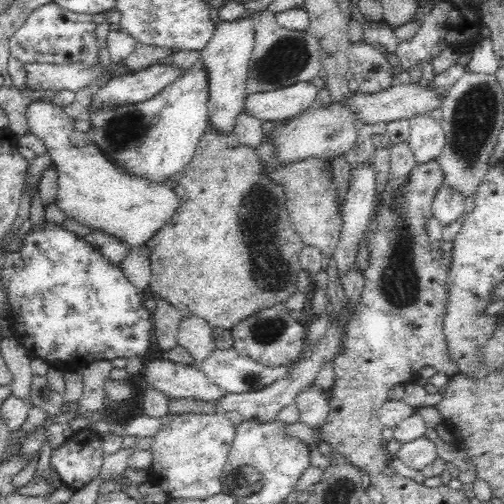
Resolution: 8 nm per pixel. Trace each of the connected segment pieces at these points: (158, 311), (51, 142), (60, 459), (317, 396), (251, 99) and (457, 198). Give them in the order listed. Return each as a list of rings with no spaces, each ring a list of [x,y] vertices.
[[[149,294],[152,297],[155,297],[155,310],[152,313],[153,317],[153,335],[156,336],[156,344],[158,344],[157,350],[161,352],[160,354],[167,353],[169,350],[172,350],[177,345],[177,331],[180,325],[180,322],[183,320],[182,314],[180,313],[180,310],[176,308],[174,305],[170,304],[164,297],[158,297],[158,296],[153,296],[153,294]]]
[[[49,99],[31,102],[25,115],[29,132],[44,142],[56,165],[59,192],[55,201],[68,218],[91,226],[92,231],[111,234],[129,248],[138,248],[174,216],[180,206],[180,198],[174,193],[177,178],[166,183],[150,183],[144,177],[124,173],[93,141],[85,146],[72,145],[70,134],[75,129],[75,120]]]
[[[90,428],[80,429],[51,451],[50,467],[60,476],[61,484],[65,484],[74,491],[83,492],[90,481],[100,474],[105,455],[101,435]]]
[[[310,385],[296,395],[294,403],[299,410],[299,421],[320,431],[331,410],[327,393]]]
[[[301,82],[277,88],[268,92],[247,95],[244,111],[264,121],[280,121],[299,115],[313,106],[318,88],[308,82]]]
[[[442,186],[438,190],[432,204],[433,217],[442,226],[454,223],[468,209],[463,195],[456,188],[448,186]]]

